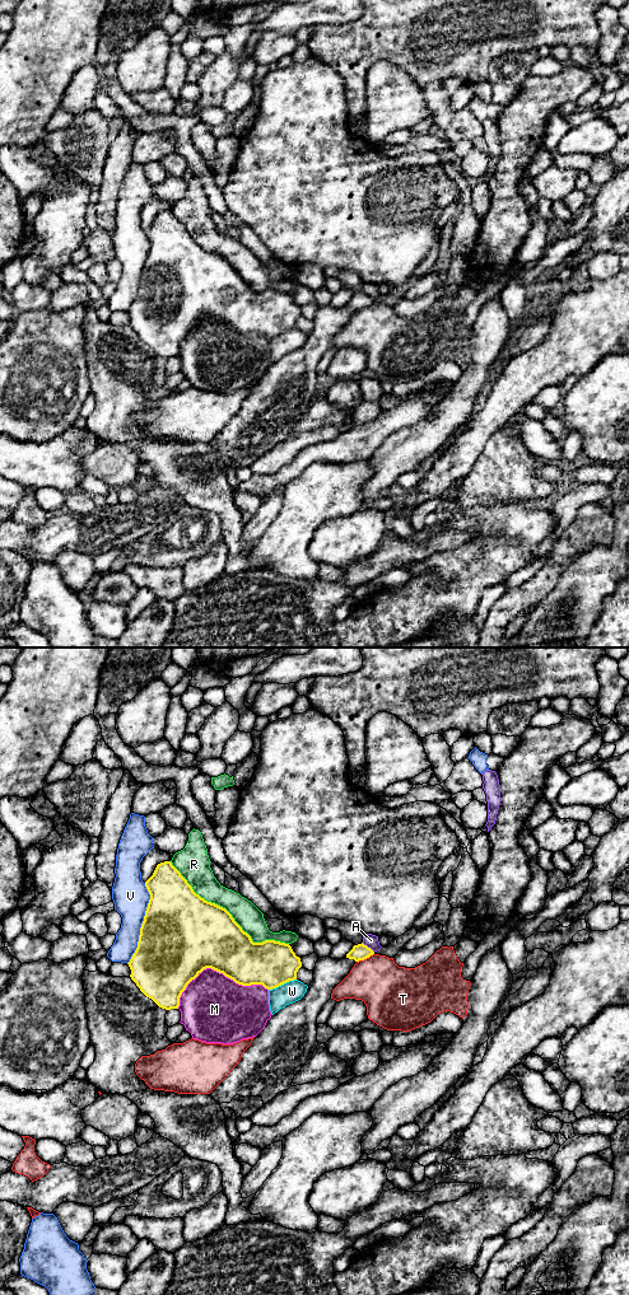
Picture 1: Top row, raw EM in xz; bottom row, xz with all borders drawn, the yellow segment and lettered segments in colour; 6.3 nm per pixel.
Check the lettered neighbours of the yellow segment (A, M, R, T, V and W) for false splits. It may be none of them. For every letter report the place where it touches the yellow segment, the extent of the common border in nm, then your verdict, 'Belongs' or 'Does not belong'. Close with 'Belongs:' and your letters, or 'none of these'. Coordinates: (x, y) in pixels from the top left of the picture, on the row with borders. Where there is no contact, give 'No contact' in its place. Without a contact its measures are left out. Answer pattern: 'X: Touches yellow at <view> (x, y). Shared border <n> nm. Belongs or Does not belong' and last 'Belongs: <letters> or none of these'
A: Touches yellow at xz (367, 947). Shared border 100 nm. Does not belong
M: Touches yellow at xz (215, 969). Shared border 600 nm. Does not belong
R: Touches yellow at xz (228, 912). Shared border 900 nm. Does not belong
T: Touches yellow at xz (364, 958). Shared border 130 nm. Does not belong
V: Touches yellow at xz (141, 924). Shared border 500 nm. Does not belong
W: Touches yellow at xz (282, 983). Shared border 190 nm. Does not belong
Belongs: none of these

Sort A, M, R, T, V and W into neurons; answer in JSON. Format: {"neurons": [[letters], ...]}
{"neurons": [["A"], ["M", "R"], ["T"], ["V"], ["W"]]}

